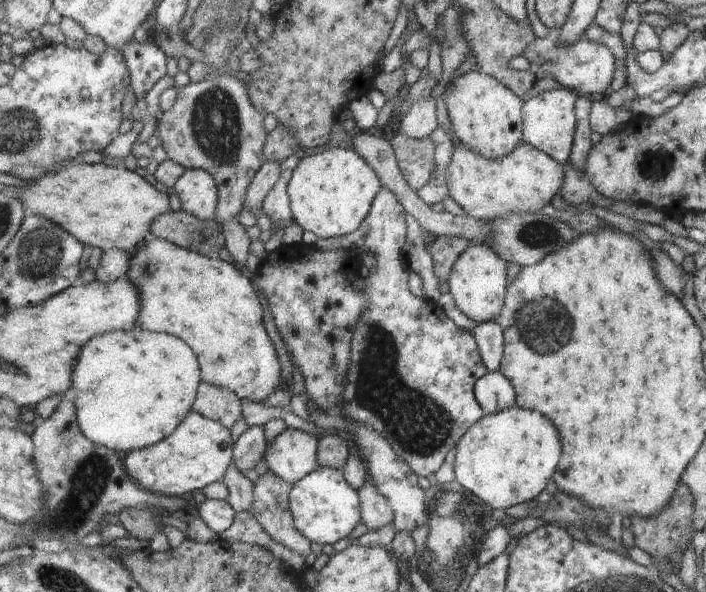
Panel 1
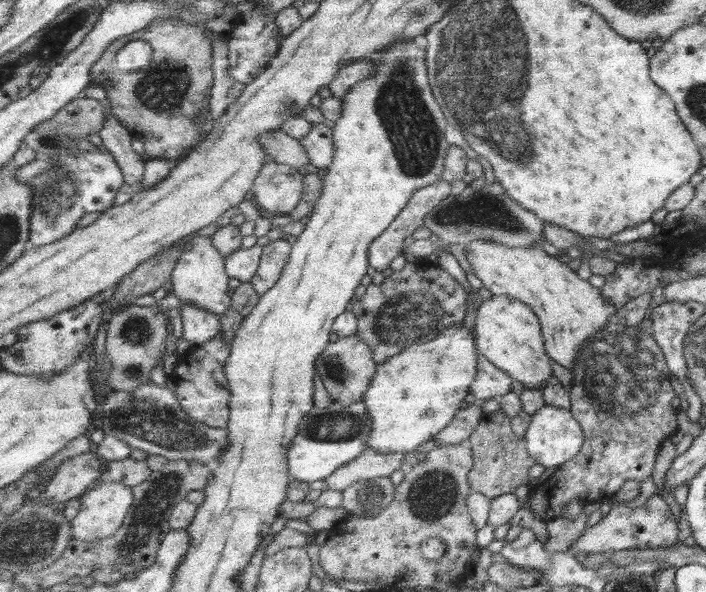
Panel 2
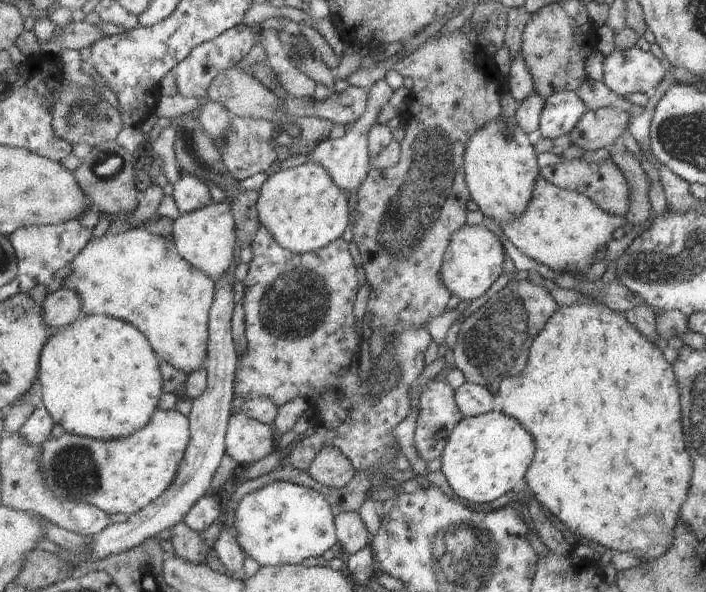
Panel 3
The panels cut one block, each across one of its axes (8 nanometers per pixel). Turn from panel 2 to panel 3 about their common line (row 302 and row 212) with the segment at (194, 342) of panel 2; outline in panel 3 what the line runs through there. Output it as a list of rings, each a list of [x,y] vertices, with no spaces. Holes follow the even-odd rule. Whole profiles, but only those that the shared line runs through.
[[[183,174],[174,186],[174,198],[182,213],[193,213],[214,204],[211,187],[201,178]]]

